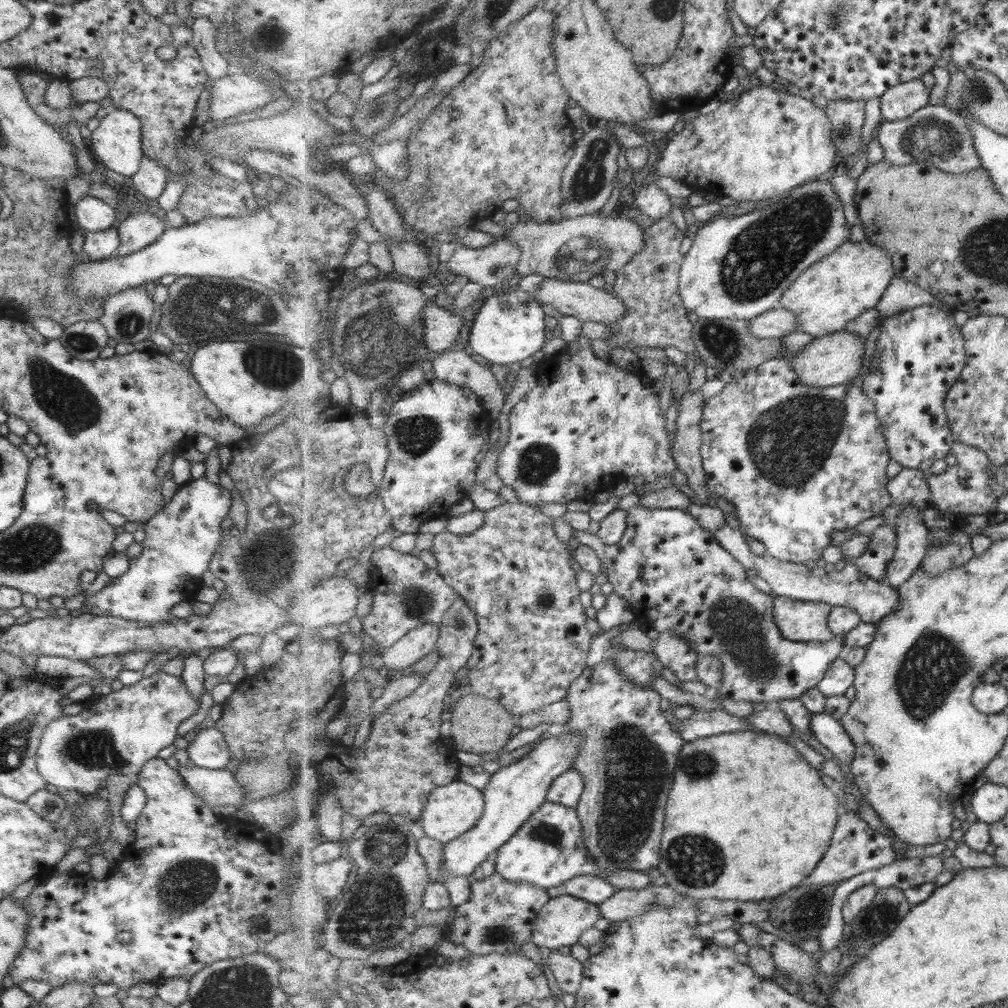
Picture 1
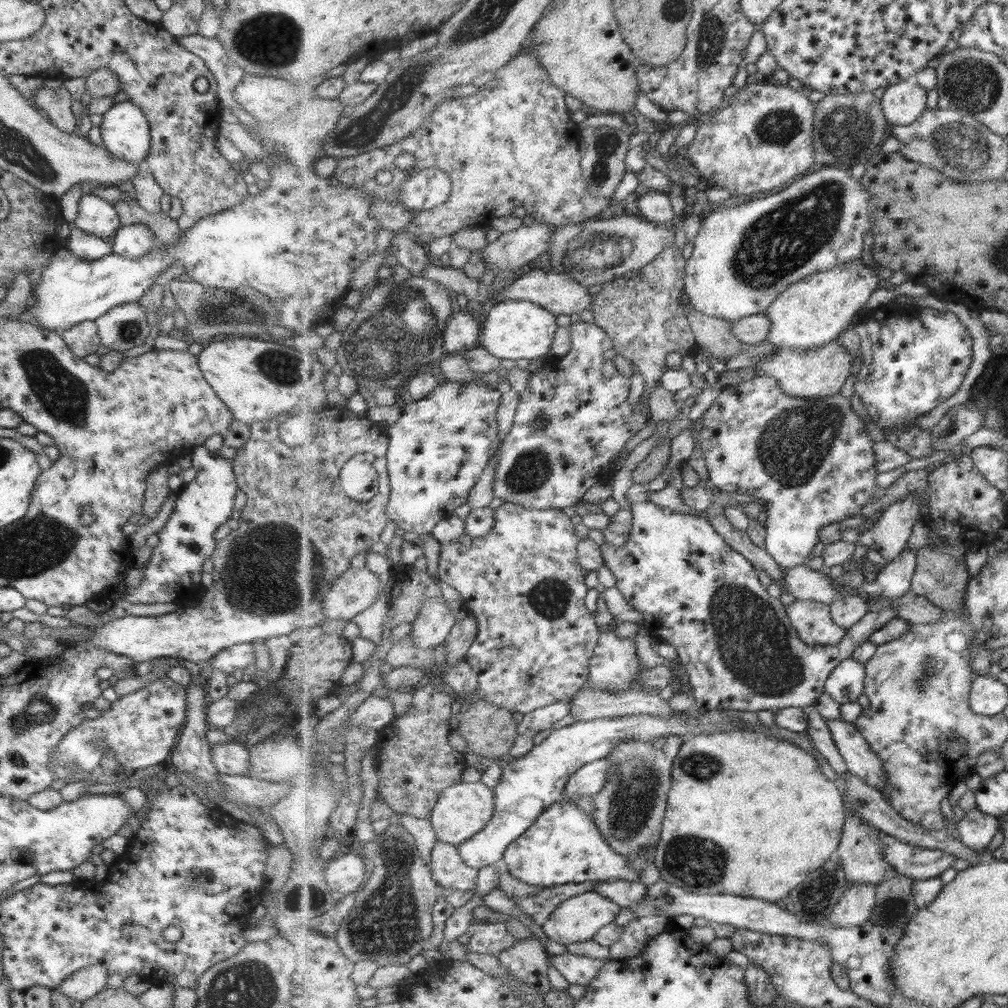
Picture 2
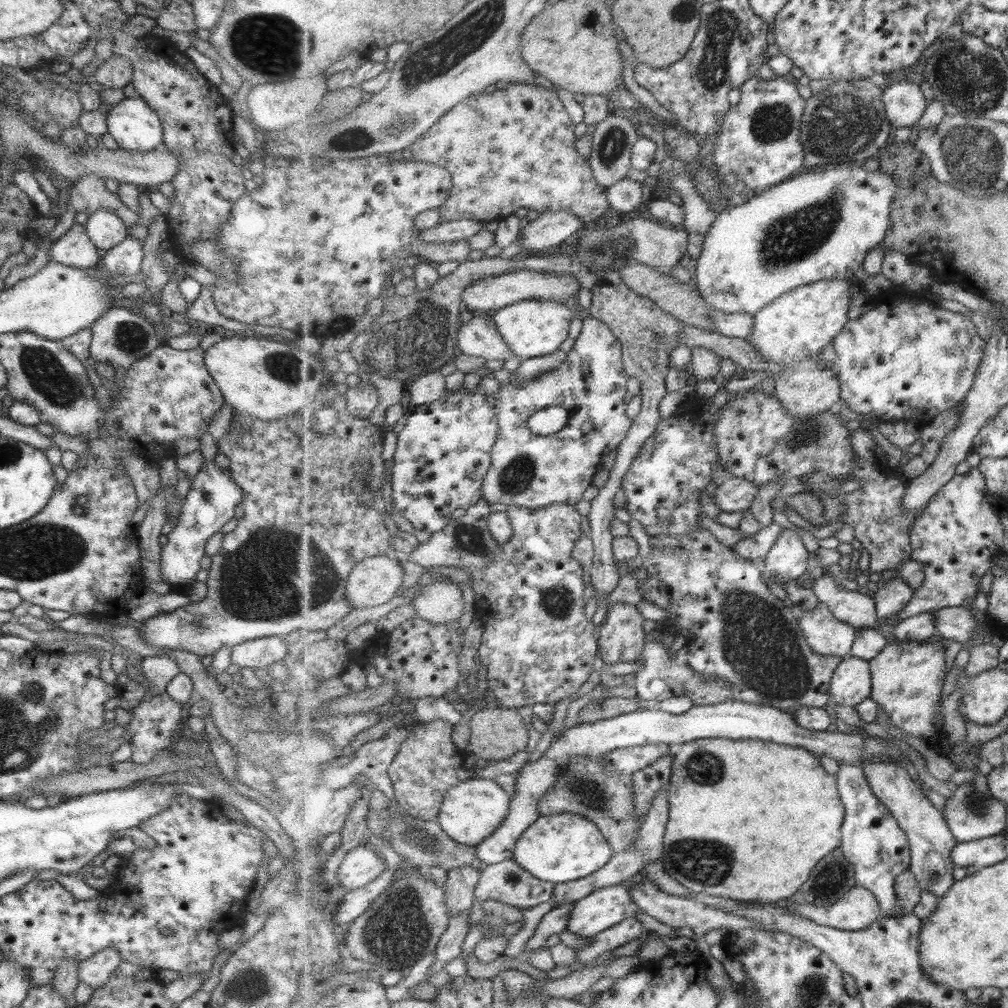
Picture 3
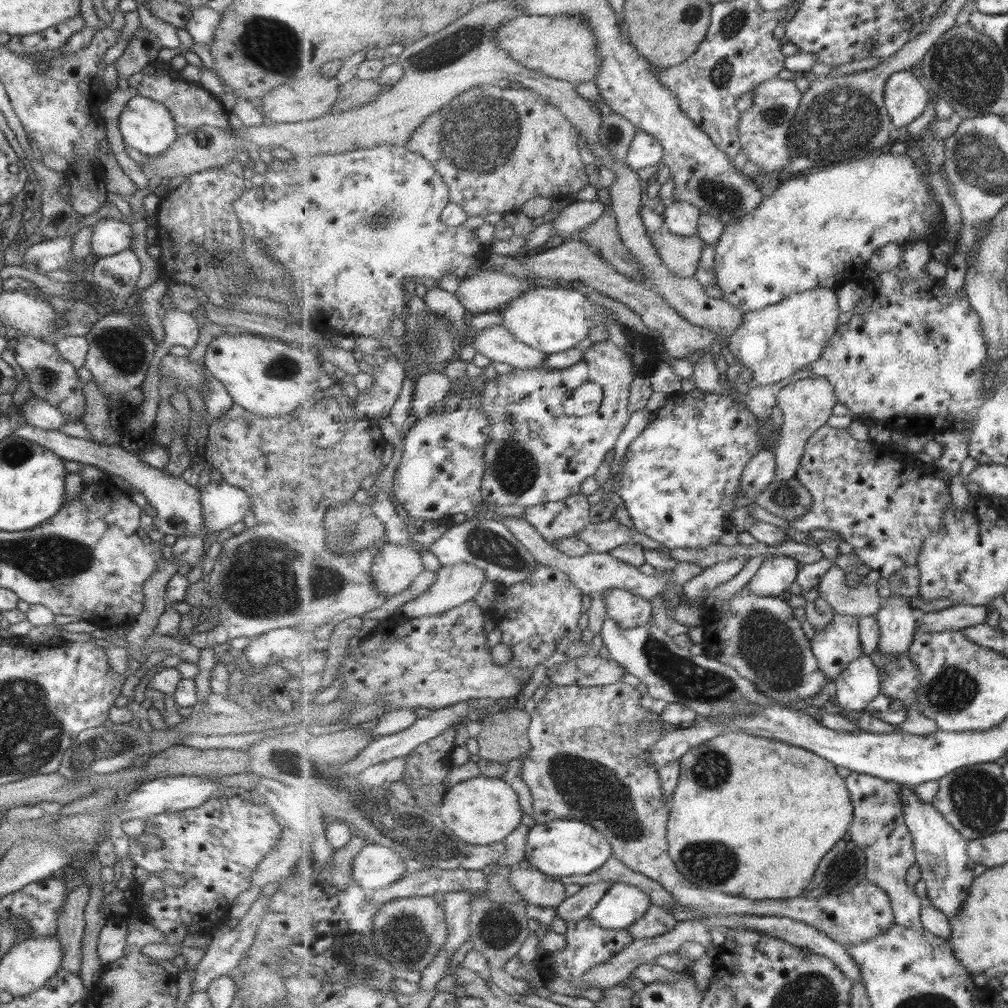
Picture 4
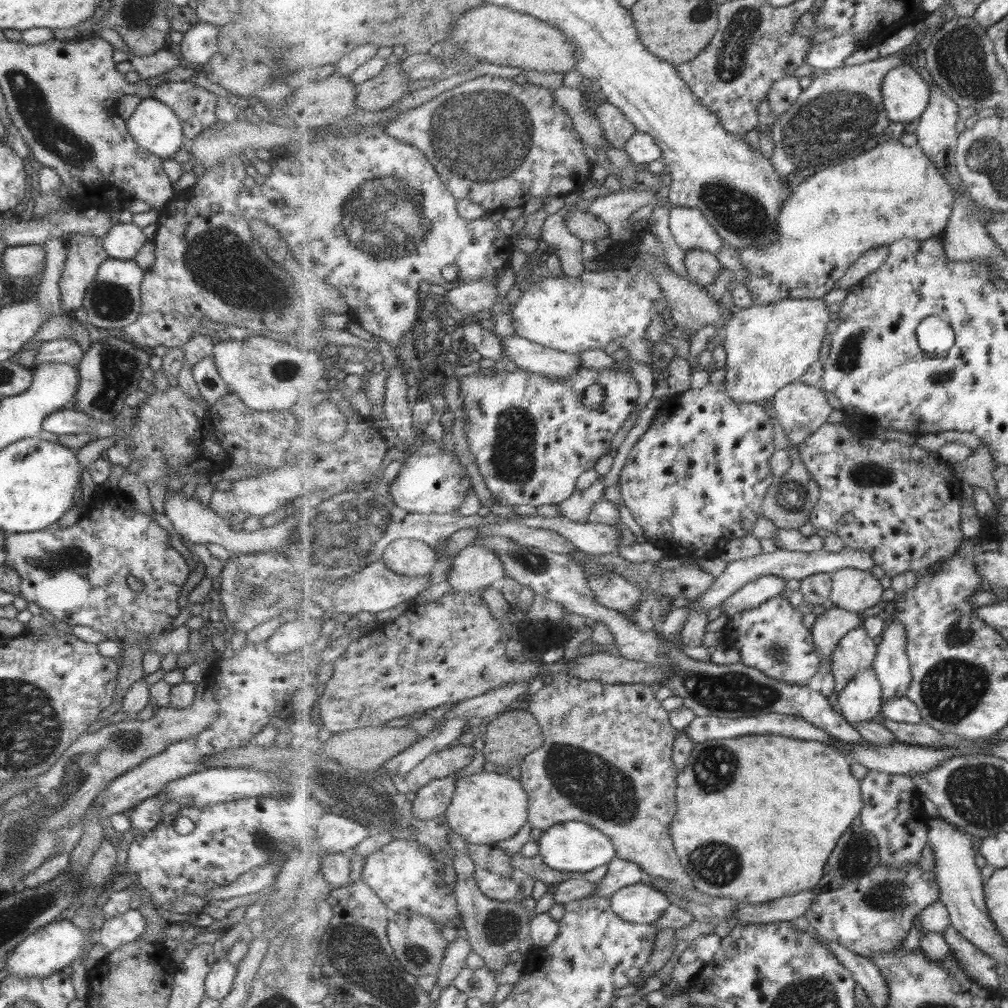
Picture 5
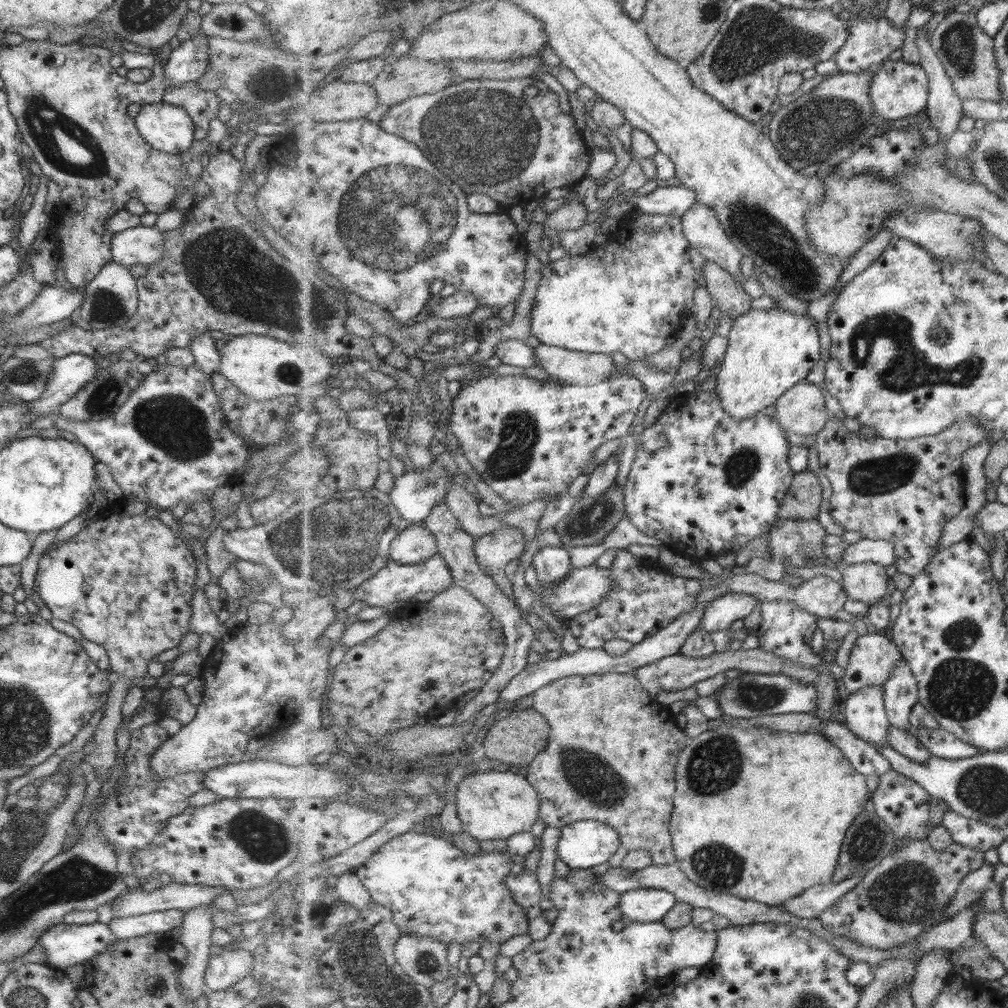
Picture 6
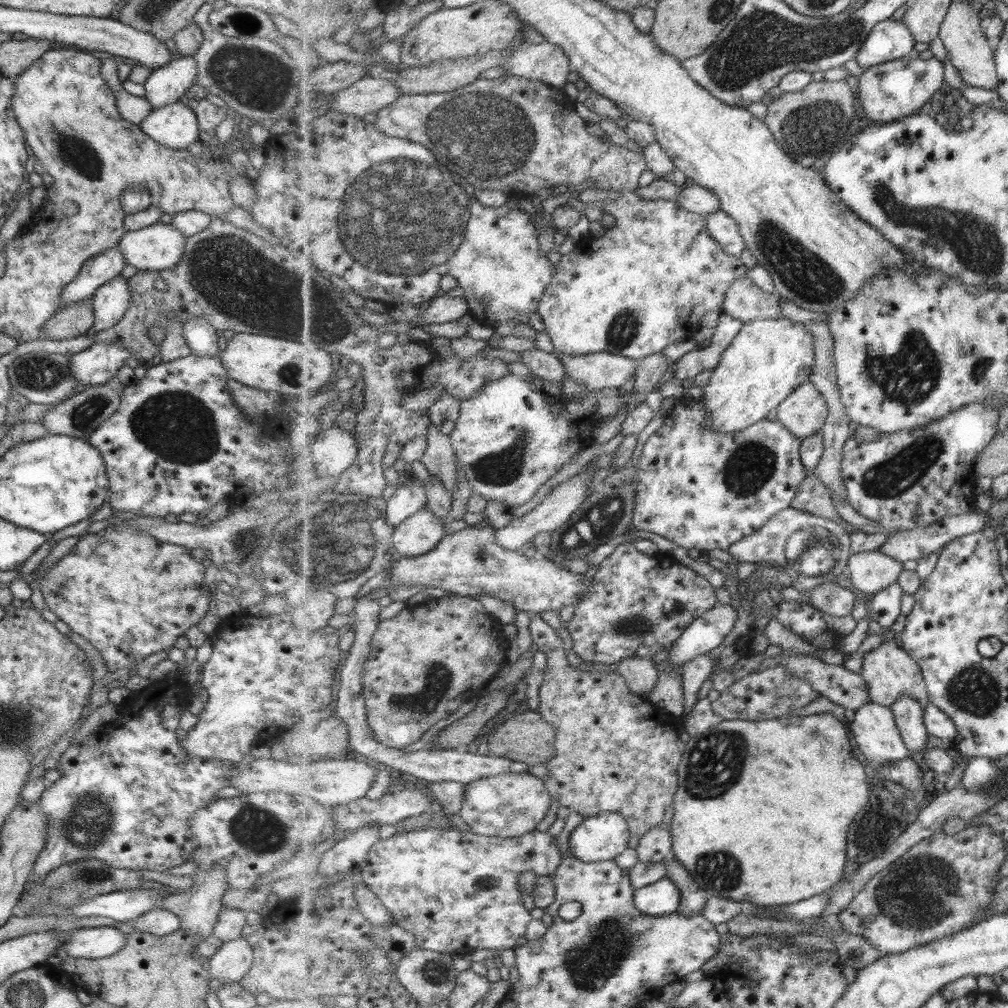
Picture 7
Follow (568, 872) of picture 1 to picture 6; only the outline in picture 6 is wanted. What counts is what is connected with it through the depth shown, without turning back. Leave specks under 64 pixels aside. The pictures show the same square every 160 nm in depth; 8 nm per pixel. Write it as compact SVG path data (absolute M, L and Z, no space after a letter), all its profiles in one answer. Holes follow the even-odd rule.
M581 820L561 829L556 854L570 868L591 868L609 862L621 846L621 835L610 824Z

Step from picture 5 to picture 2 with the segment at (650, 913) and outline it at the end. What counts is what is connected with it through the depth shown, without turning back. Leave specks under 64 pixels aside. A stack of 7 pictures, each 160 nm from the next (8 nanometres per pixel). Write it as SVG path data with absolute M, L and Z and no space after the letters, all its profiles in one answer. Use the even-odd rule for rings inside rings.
M591 891L565 900L563 904L559 904L559 908L551 914L550 920L543 925L546 936L551 941L568 945L576 942L585 942L593 940L598 932L609 924L612 924L621 912L621 906L611 901L607 896L599 895L599 893Z

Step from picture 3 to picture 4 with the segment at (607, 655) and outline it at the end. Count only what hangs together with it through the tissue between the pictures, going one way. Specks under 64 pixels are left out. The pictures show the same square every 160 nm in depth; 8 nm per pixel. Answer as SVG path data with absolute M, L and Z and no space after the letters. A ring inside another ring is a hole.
M622 588L605 591L609 617L621 628L645 626L651 620L651 601Z

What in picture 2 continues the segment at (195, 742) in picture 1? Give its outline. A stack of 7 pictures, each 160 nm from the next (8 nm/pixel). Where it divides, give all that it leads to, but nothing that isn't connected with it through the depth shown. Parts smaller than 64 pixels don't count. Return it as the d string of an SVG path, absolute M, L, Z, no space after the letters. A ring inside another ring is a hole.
M233 740L210 746L211 762L218 770L218 774L229 776L246 775L249 766L247 748L241 740Z

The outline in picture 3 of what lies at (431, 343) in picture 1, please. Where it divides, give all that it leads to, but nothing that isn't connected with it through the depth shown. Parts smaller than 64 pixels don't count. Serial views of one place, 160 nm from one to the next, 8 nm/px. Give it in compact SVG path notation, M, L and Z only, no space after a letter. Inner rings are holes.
M475 313L470 321L461 324L457 342L460 352L485 357L486 360L504 362L513 356L521 362L525 360L523 356L516 356L505 342L491 314Z

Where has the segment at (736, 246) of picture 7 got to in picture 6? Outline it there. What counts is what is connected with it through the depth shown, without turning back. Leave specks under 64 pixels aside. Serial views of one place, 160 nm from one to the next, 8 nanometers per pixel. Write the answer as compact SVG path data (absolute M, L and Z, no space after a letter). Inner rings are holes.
M705 204L691 207L682 216L684 233L705 258L720 264L733 278L743 279L743 253L731 242L716 216L717 213Z

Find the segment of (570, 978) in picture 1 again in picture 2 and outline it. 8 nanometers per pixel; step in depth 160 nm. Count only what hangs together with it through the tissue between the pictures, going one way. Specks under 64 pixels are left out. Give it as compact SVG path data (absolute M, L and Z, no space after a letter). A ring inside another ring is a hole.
M565 952L551 956L552 966L568 981L568 984L588 985L611 959L593 959Z

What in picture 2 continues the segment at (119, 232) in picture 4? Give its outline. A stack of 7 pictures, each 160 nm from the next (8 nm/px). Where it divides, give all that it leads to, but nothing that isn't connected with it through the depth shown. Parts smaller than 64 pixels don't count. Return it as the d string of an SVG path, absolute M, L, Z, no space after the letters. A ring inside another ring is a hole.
M82 195L77 202L77 214L72 226L97 238L111 240L120 227L114 206L95 195Z

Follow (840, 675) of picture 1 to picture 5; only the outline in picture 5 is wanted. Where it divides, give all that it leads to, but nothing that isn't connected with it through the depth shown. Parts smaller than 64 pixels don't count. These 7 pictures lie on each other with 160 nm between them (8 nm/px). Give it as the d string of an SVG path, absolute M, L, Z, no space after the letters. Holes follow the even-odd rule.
M869 669L847 683L839 693L838 704L850 723L862 723L873 720L881 712L884 700L881 681L874 669Z

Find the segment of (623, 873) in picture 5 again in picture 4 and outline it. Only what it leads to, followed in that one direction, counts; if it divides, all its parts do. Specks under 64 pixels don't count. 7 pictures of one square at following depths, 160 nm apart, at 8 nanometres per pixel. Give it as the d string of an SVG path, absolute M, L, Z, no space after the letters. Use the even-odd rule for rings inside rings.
M599 882L586 885L578 893L571 895L561 906L555 909L556 914L565 922L581 921L585 919L603 900L603 896L613 888L615 883Z

